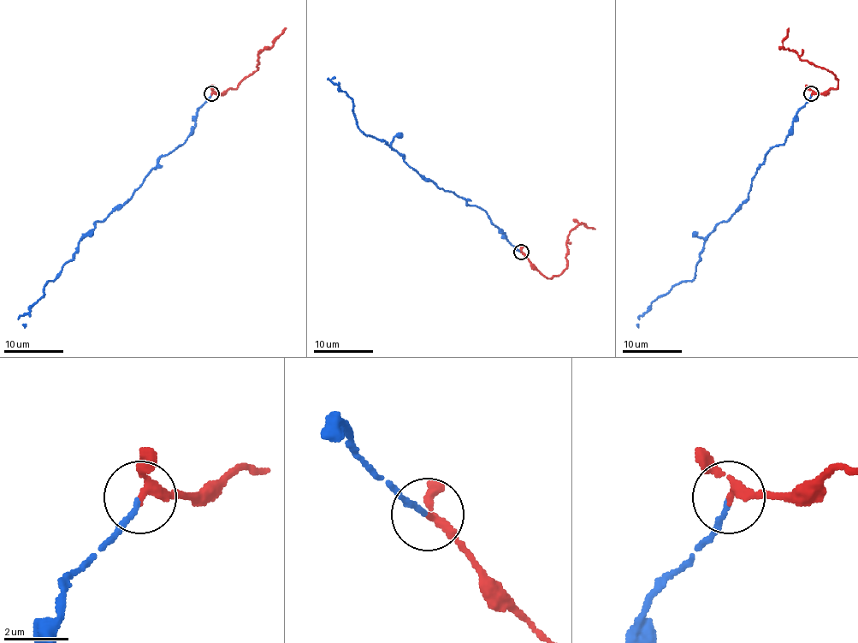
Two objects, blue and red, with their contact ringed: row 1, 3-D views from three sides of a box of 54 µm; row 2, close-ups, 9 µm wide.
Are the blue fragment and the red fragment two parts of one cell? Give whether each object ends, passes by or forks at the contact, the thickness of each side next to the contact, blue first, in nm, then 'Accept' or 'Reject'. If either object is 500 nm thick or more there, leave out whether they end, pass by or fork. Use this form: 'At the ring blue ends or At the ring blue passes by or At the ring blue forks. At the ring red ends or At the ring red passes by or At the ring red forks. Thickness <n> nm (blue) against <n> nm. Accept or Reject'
At the ring blue ends. At the ring red passes by. Thickness 160 nm (blue) against 220 nm. Accept

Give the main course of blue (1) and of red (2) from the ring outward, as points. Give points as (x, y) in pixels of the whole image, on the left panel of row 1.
1: (211, 94), (186, 139), (162, 155), (133, 194), (81, 237), (74, 257), (18, 319), (24, 328)
2: (211, 94), (235, 88), (257, 68), (257, 54), (272, 45), (286, 27)

